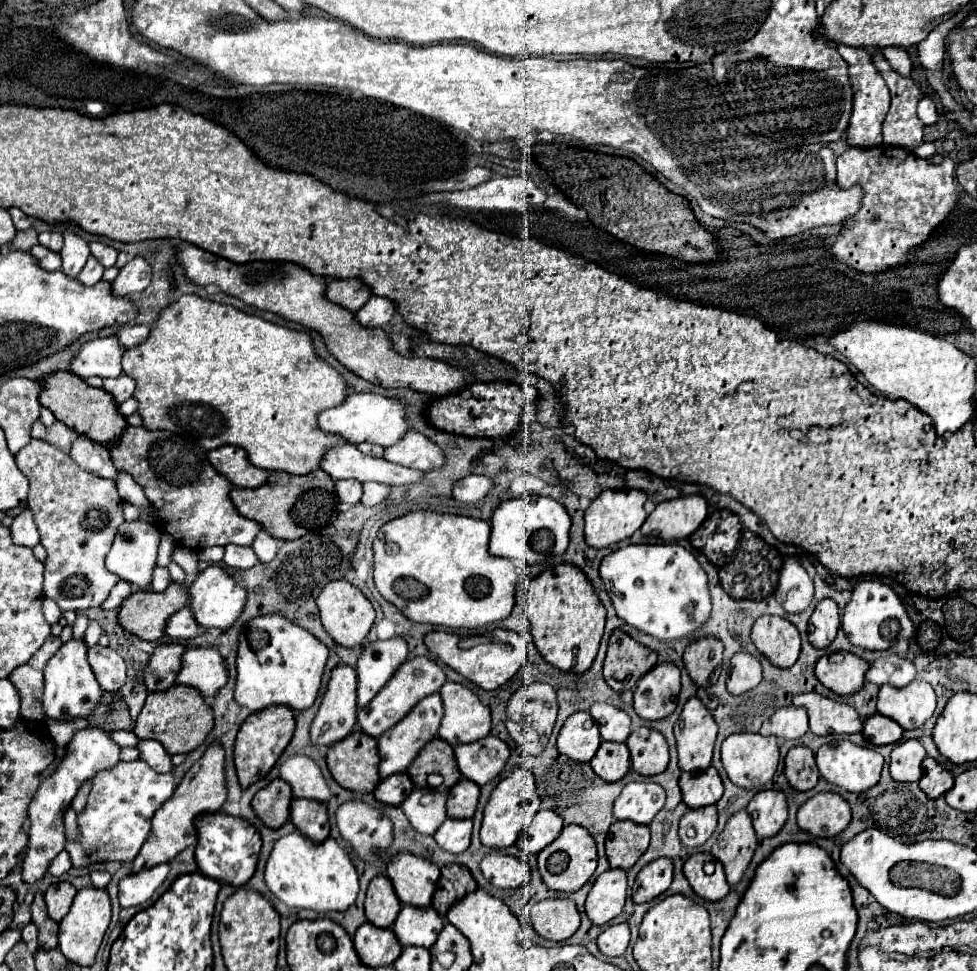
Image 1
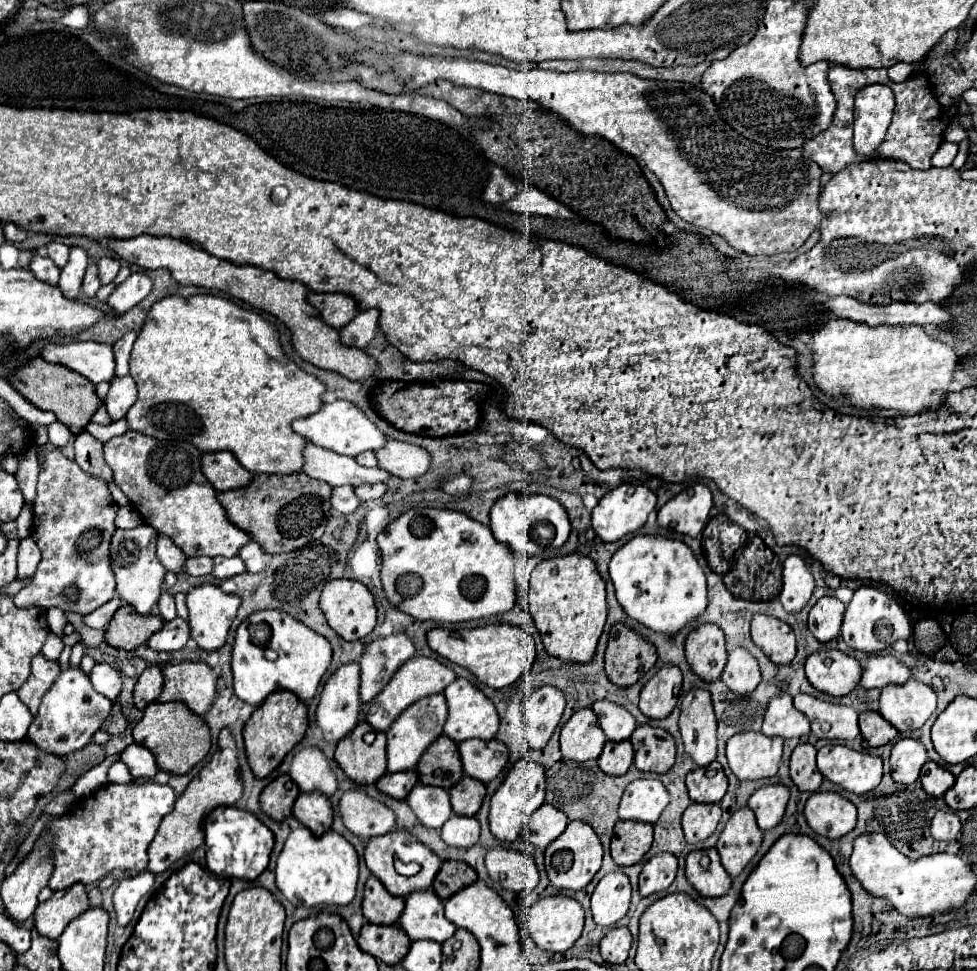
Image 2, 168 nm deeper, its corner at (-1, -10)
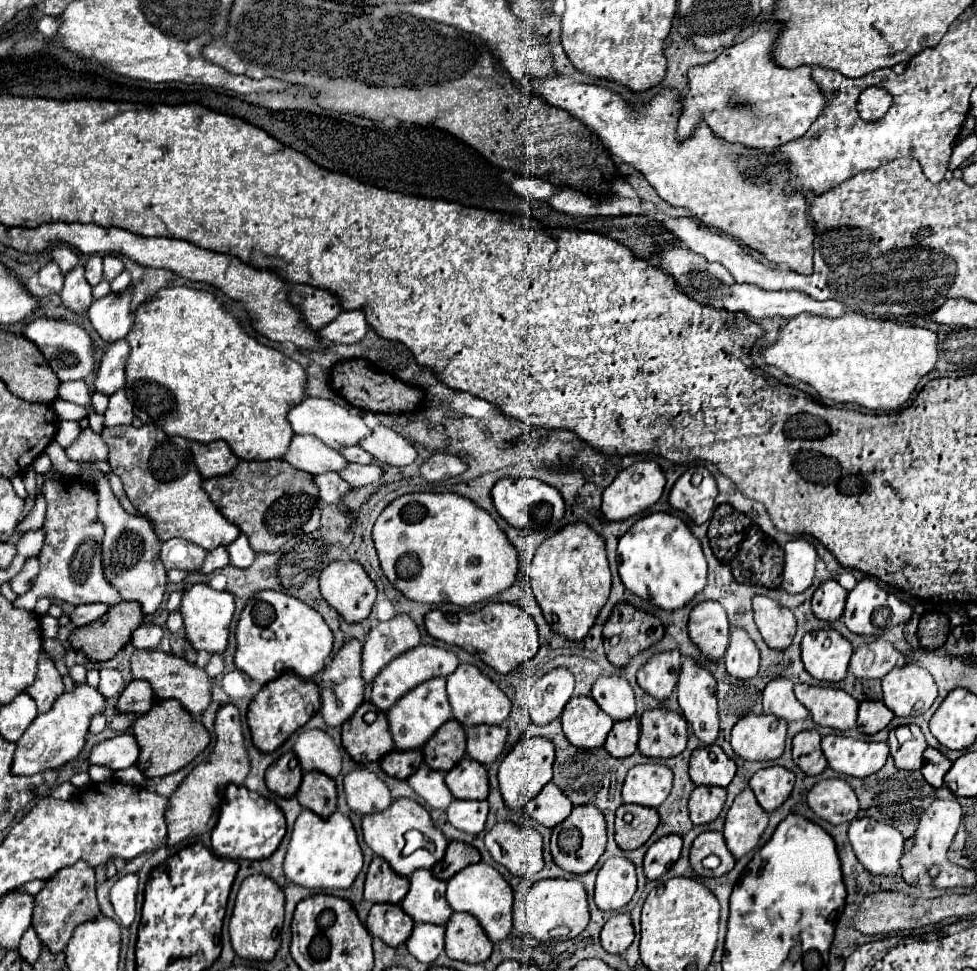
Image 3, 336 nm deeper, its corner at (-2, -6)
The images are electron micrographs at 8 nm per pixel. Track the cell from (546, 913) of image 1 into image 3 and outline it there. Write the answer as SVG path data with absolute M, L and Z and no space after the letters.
M542 879L536 881L526 897L524 905L524 915L526 915L526 933L540 939L540 941L550 941L550 931L556 927L568 927L570 933L564 937L556 939L574 939L574 935L580 935L582 929L586 929L590 921L588 913L588 901L586 901L586 891L584 885L576 879Z

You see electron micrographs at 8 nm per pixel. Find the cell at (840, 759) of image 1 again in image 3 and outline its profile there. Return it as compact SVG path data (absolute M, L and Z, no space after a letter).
M828 735L822 737L822 753L836 773L862 779L882 769L888 757L888 745Z

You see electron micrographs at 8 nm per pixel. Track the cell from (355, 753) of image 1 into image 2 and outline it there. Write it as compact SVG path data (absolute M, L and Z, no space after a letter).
M365 721L359 723L335 749L335 761L357 785L371 785L387 771L385 733L377 731L377 739L367 745L363 741L363 733L367 731L371 731L371 727Z

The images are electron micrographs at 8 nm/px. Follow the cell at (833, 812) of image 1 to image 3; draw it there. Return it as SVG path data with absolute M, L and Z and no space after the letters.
M824 779L808 793L810 809L832 825L850 823L858 815L858 799L844 779Z

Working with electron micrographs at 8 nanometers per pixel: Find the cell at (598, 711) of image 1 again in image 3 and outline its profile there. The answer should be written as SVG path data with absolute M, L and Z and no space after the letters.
M600 677L590 695L598 707L604 709L606 715L610 715L614 721L630 719L636 715L636 703L634 703L634 691L622 677Z

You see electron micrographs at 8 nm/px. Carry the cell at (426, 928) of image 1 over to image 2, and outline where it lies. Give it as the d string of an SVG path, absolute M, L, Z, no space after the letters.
M419 889L405 897L399 927L409 935L411 941L433 939L443 943L455 933L455 925L443 915L443 901L437 897L437 893L433 893L433 889Z

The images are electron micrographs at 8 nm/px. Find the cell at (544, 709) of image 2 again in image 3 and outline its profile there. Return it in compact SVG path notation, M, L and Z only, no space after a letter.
M552 669L534 683L528 695L528 713L532 723L542 727L558 719L574 691L574 675L566 669Z

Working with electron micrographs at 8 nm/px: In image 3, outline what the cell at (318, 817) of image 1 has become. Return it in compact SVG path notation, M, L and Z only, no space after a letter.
M310 771L304 775L302 785L296 793L298 803L316 813L318 817L326 819L330 817L330 813L336 811L336 787L334 781L330 777L326 777L324 773L318 771Z

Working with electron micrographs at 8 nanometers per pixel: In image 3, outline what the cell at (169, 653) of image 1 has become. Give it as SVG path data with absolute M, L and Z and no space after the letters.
M134 679L120 695L116 707L120 713L136 713L142 715L152 707L154 693L148 681L144 679Z

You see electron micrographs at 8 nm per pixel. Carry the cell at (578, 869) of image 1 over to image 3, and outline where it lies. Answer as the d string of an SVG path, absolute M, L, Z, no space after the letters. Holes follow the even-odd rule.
M582 805L582 807L574 807L572 813L554 829L552 833L552 851L554 851L554 863L574 875L584 875L588 873L598 859L602 857L606 849L606 821L604 815L592 807L592 805ZM568 827L576 827L582 833L582 847L570 855L570 857L562 857L558 847L556 847L556 839L558 833L562 829Z

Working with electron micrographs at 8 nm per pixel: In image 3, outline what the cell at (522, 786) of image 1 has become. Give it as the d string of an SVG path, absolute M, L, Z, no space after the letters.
M540 737L522 739L504 757L498 769L498 781L500 781L500 793L508 811L512 813L522 811L526 807L526 801L530 801L534 795L542 791L542 787L552 779L552 763L554 763L554 745L552 741L540 739Z

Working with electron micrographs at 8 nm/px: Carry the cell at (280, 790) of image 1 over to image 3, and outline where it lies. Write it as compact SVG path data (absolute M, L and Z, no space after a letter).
M284 753L266 771L266 787L278 797L294 797L302 783L302 769L294 753Z

